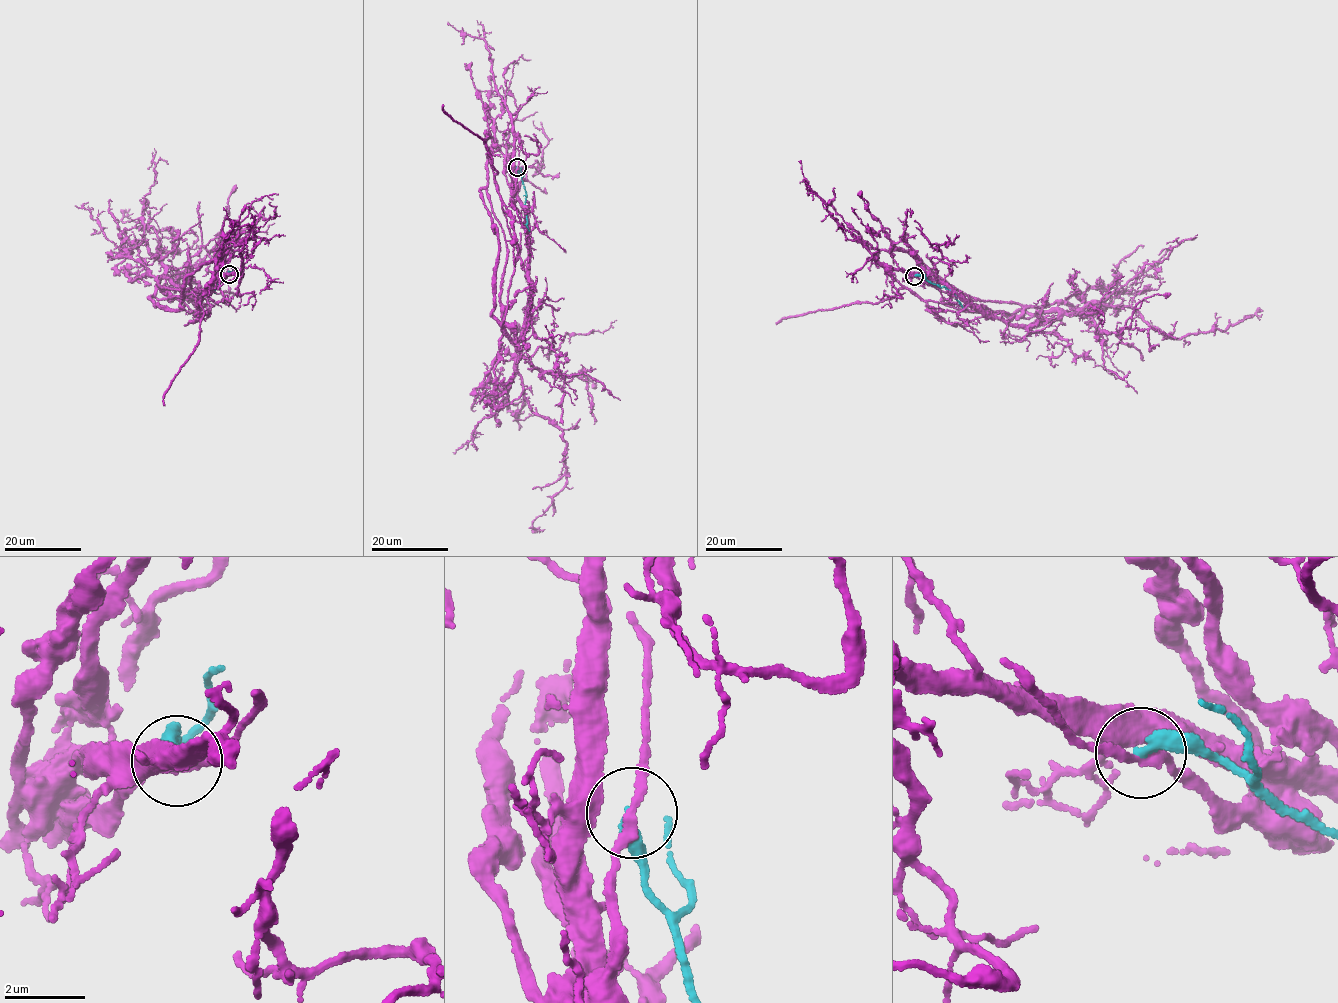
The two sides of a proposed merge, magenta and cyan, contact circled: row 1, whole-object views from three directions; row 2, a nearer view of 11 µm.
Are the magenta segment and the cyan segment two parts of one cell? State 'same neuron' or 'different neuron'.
different neuron

